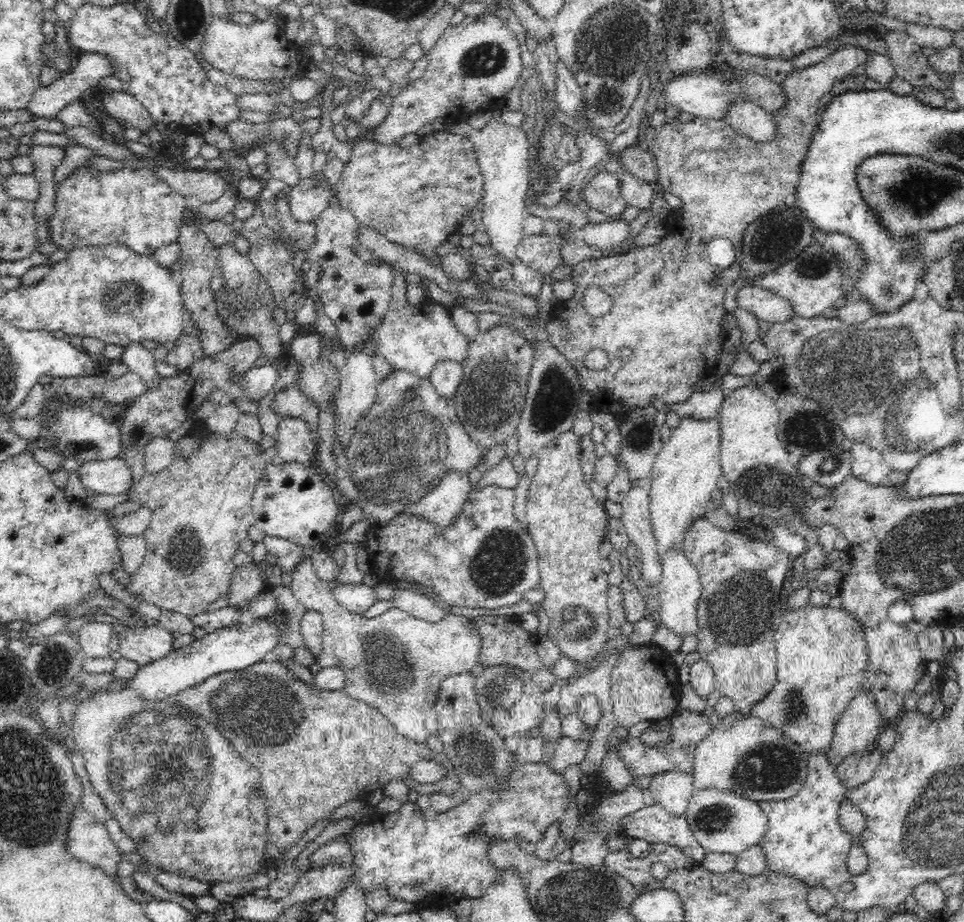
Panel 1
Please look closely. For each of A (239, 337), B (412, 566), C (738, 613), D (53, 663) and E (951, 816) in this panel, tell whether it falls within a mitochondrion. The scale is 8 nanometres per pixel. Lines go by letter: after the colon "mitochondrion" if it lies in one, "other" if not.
A: other
B: other
C: mitochondrion
D: mitochondrion
E: mitochondrion

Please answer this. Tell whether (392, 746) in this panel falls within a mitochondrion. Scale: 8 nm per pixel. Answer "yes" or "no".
no

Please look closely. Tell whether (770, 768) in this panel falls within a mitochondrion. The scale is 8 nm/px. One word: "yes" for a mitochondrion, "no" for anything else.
yes

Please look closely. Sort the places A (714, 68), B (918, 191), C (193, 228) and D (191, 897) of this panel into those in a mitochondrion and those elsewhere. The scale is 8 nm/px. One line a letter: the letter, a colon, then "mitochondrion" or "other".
A: other
B: mitochondrion
C: other
D: other

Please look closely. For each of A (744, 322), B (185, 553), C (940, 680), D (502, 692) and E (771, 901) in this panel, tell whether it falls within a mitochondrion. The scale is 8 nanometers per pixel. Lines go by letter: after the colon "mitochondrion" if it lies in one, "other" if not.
A: other
B: mitochondrion
C: other
D: mitochondrion
E: mitochondrion

